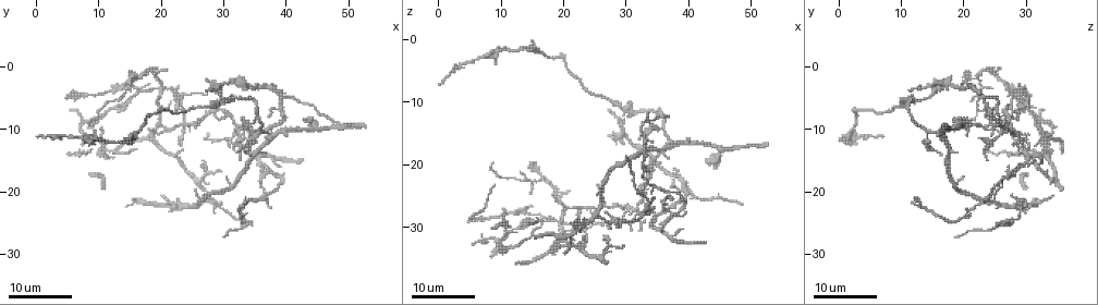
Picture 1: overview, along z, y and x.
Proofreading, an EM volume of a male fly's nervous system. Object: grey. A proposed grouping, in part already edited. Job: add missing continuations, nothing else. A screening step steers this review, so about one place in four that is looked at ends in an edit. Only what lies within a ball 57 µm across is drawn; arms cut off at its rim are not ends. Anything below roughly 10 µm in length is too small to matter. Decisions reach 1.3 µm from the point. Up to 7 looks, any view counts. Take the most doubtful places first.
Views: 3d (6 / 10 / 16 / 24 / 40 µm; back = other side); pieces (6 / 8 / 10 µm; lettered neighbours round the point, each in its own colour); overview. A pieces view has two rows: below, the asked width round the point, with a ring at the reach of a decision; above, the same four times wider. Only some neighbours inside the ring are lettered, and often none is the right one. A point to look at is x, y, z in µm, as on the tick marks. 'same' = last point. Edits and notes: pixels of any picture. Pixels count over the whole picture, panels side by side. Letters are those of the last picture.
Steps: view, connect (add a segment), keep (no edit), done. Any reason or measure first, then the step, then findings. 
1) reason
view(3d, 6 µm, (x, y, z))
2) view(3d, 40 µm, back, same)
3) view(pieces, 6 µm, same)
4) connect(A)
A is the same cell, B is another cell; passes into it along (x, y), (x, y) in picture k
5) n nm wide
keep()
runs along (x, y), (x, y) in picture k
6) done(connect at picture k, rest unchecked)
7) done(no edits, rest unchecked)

end of a long branch
view(3d, 24 µm, (27.0, 3.5, 11.5))

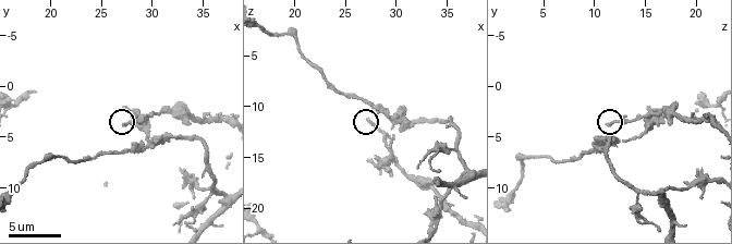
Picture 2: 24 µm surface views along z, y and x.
view(pieces, 6 µm, (27.4, 3.8, 11.2))

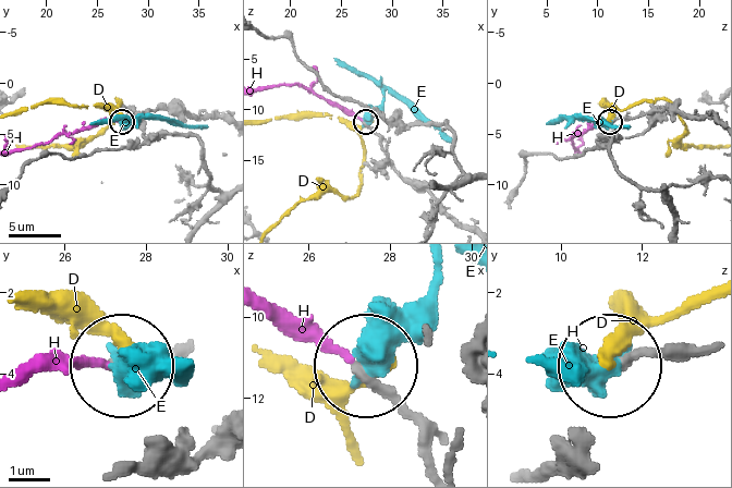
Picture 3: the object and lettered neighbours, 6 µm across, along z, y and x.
connect(H)
H is the same cell, D and E are other cells; it goes on there

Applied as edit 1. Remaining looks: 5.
view(overview)

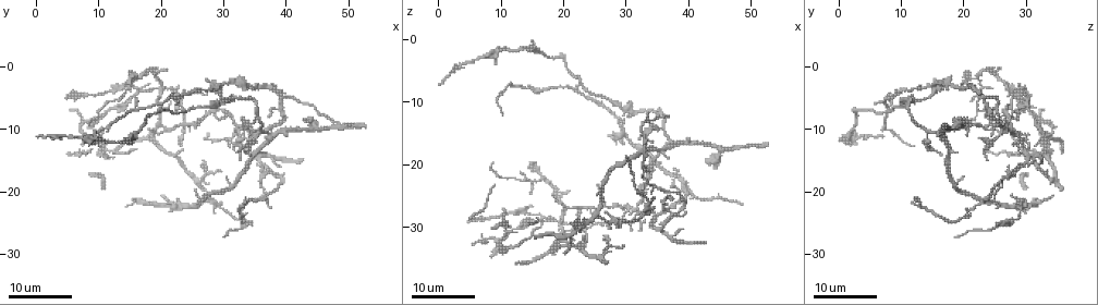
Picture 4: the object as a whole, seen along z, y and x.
an open end
view(3d, 24 µm, (27.0, 15.5, 32.0))

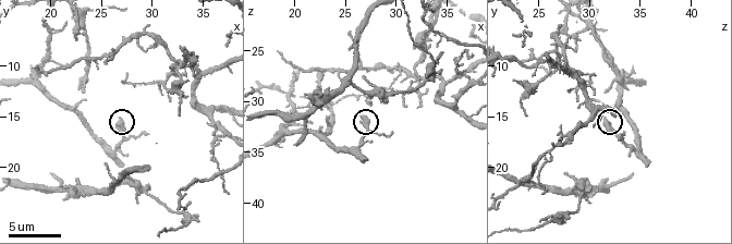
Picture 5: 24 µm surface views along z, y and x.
view(pieces, 10 µm, (27.0, 15.2, 31.4))

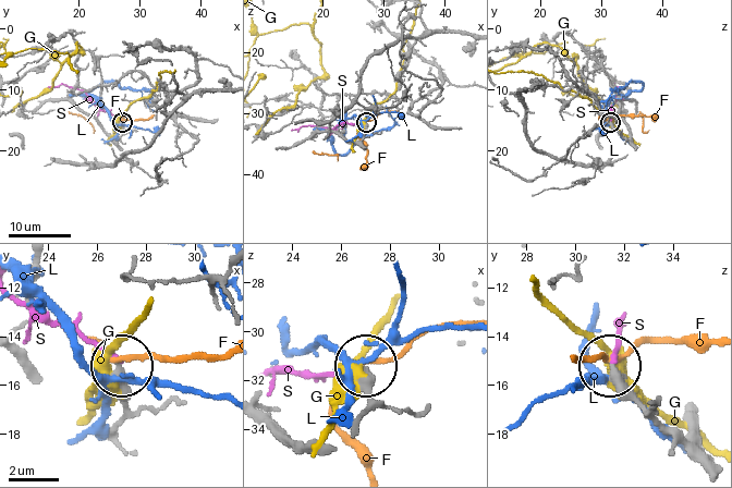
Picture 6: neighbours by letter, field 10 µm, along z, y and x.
keep()
F, G, L and S are other cells; no lettered segment goes on from it

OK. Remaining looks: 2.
free end
view(3d, 16 µm, (27.0, 4.0, 30.0))

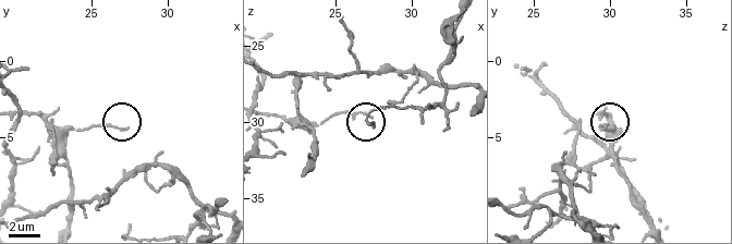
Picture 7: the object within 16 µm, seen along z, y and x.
view(pieces, 10 µm, (27.2, 4.4, 29.6))

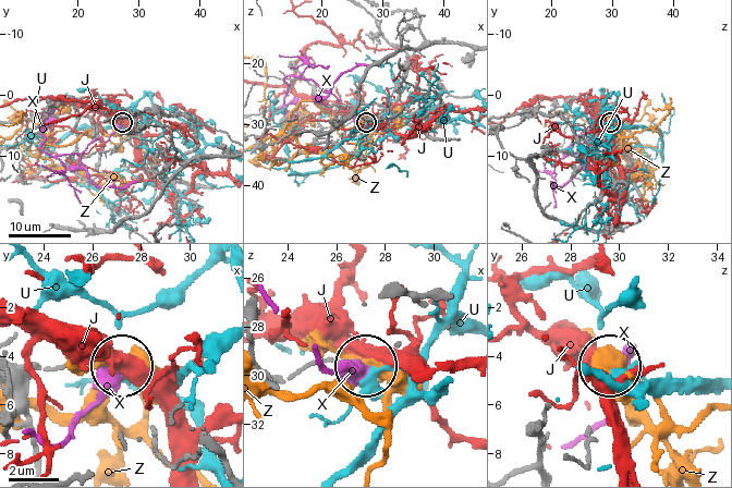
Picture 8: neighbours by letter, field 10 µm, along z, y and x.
keep()
J, U, X and Z are other cells; no lettered segment goes on from it

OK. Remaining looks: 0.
done(connect at picture 3, rest unchecked)

